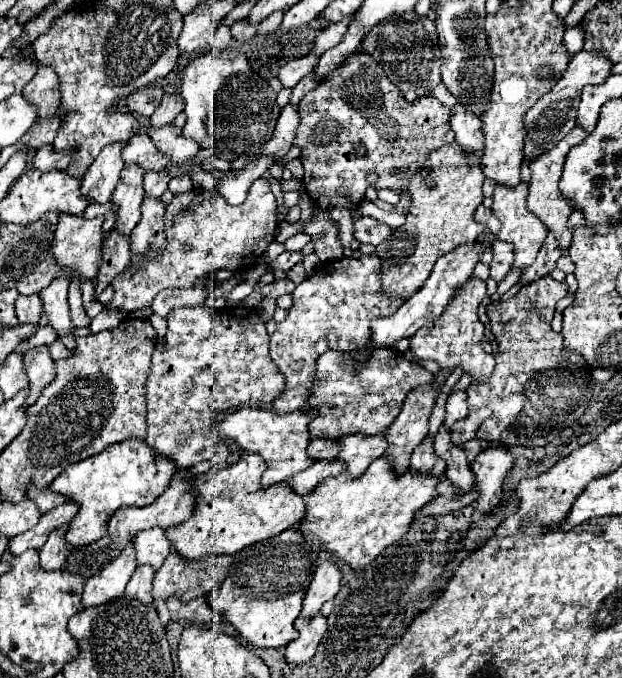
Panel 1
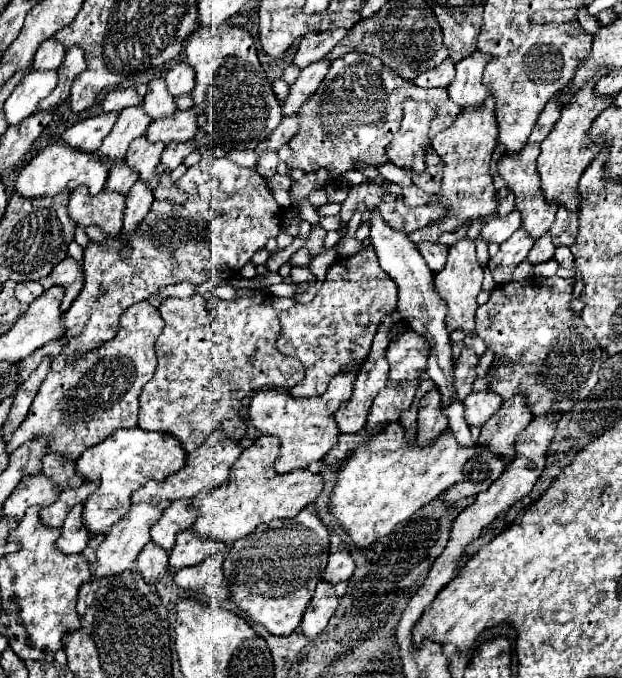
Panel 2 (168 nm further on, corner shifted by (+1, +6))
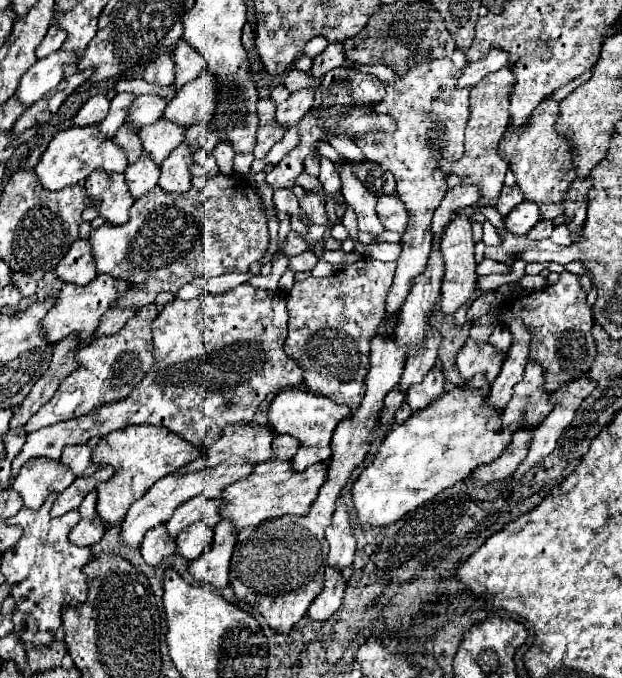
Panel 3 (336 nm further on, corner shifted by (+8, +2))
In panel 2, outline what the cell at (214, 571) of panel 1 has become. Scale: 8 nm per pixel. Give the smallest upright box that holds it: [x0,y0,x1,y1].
[169,530,225,570]

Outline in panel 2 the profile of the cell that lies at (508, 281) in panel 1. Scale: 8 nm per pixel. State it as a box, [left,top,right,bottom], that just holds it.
[529,232,555,264]

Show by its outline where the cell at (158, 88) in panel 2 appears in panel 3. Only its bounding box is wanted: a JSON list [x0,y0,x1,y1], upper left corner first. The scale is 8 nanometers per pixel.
[144,54,174,86]

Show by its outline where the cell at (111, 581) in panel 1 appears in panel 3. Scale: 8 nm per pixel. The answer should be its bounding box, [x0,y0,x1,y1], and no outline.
[120,458,254,550]

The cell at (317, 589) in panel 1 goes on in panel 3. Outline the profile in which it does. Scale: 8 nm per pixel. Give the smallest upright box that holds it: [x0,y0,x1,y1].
[326,506,356,570]

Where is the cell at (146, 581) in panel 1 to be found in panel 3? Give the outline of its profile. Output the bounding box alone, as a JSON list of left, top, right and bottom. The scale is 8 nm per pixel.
[140,526,174,566]

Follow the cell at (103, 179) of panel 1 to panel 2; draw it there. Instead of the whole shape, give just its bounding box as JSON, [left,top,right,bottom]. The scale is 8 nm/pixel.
[95,106,153,168]

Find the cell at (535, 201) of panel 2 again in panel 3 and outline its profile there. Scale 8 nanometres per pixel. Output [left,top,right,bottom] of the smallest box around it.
[498,100,574,220]

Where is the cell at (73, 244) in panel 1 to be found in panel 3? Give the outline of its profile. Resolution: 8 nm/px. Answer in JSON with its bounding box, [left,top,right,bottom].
[84,170,134,226]

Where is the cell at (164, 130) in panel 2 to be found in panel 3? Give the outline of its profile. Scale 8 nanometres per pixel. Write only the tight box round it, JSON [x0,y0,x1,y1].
[162,70,214,128]

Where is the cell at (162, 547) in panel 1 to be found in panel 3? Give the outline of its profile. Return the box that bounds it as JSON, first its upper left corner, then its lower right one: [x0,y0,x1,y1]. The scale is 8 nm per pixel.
[166,494,222,538]

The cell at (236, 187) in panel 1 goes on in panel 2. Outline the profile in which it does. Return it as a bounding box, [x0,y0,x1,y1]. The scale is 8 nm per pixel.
[255,114,299,156]

